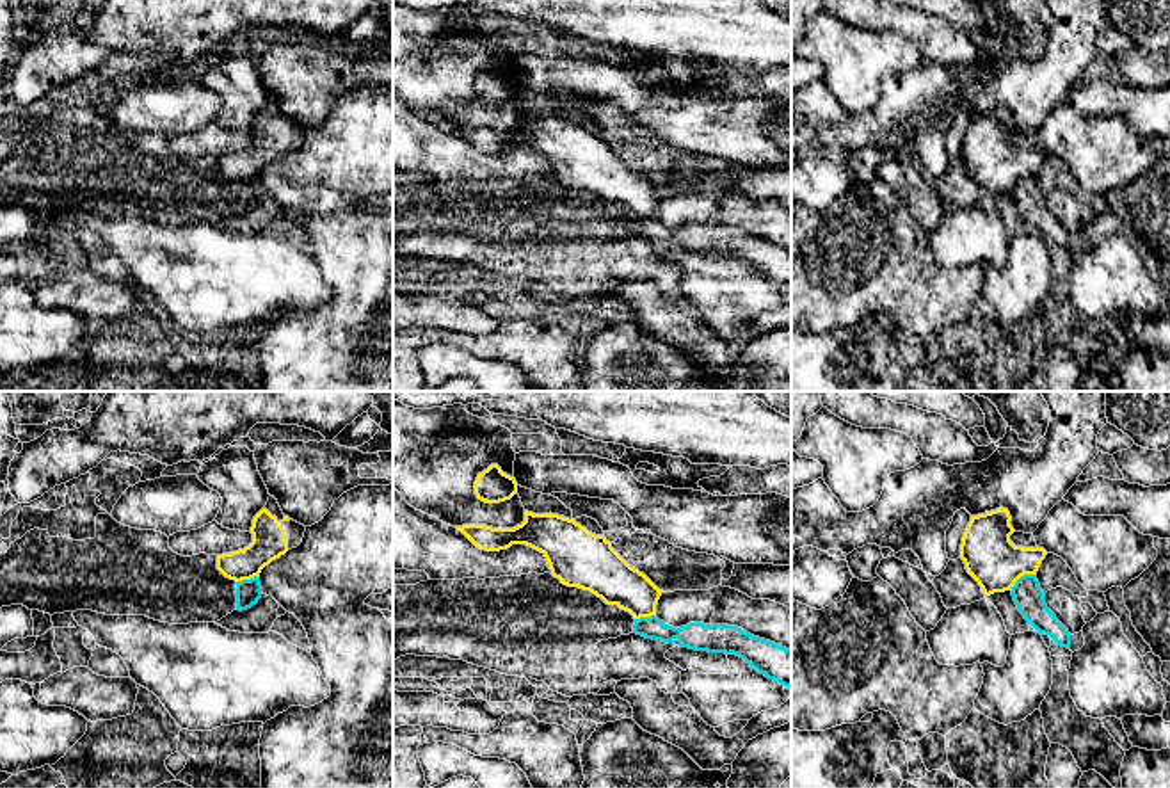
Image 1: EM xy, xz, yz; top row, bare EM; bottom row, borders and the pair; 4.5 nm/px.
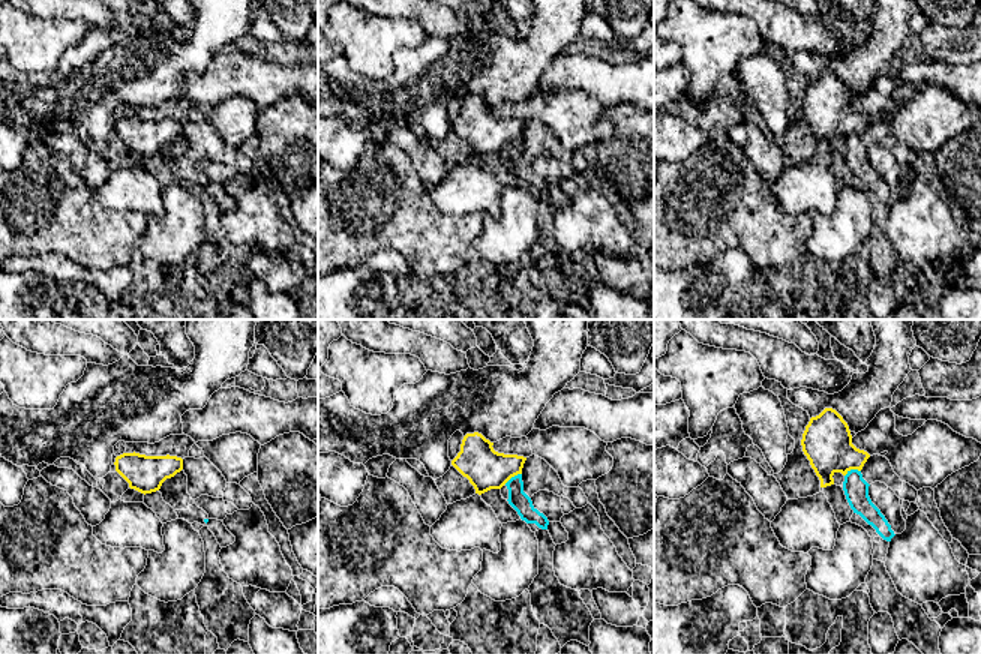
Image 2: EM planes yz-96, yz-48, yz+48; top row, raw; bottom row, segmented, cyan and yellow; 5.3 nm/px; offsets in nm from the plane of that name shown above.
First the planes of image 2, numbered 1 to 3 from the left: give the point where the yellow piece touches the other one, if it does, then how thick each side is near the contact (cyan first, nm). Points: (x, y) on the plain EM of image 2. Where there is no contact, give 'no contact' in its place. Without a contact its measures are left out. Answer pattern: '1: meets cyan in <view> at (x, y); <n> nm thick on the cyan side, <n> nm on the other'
1: no contact
2: meets cyan in yz-48 at (512, 141); 100 nm thick on the cyan side, 220 nm on the other
3: meets cyan in yz+48 at (852, 134); 130 nm thick on the cyan side, 260 nm on the other

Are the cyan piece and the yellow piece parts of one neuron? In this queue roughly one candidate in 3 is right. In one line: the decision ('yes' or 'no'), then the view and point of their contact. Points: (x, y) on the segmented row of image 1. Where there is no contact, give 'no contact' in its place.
no; meets cyan in yz at (1021, 577)

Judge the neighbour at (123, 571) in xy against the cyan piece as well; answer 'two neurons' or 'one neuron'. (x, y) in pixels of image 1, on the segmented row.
one neuron

